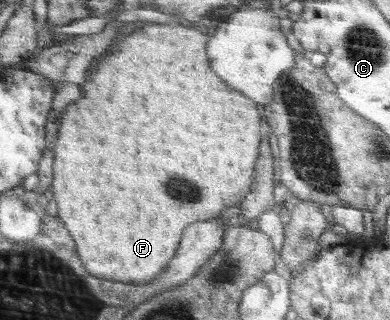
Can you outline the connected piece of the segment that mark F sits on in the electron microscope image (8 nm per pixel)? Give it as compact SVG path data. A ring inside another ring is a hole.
M146 23L142 29L122 37L115 46L113 43L113 52L97 65L93 74L88 76L87 82L83 84L82 98L67 107L64 123L60 127L60 137L55 143L56 181L52 187L60 203L60 217L72 229L74 239L78 239L78 249L86 267L98 277L118 279L121 282L152 282L176 257L184 231L194 221L219 218L225 209L244 201L253 188L252 175L256 175L256 157L260 143L258 105L252 99L244 97L240 91L228 87L228 83L218 77L212 65L208 65L206 43L208 33L200 33L199 25L185 27L180 23Z

